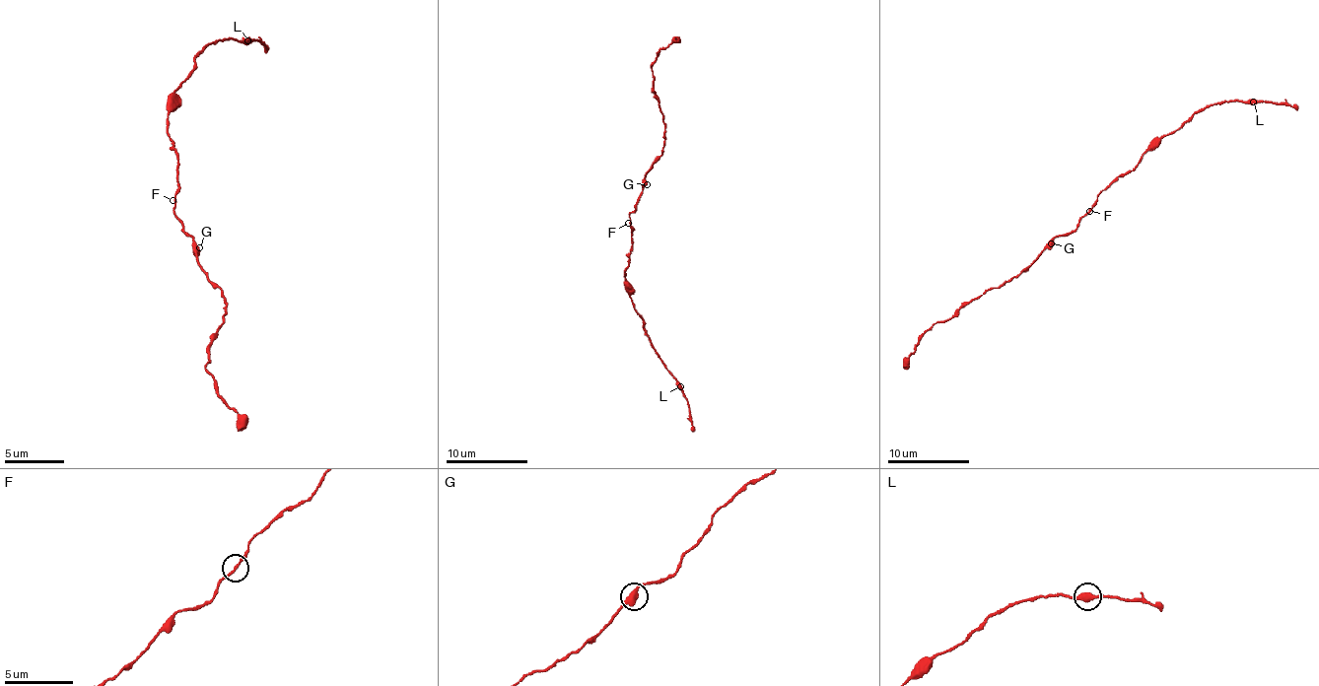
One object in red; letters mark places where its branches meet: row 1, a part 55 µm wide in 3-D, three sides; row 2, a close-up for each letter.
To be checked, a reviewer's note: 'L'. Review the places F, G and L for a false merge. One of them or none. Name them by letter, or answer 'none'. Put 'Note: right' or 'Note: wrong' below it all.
L
Note: right

